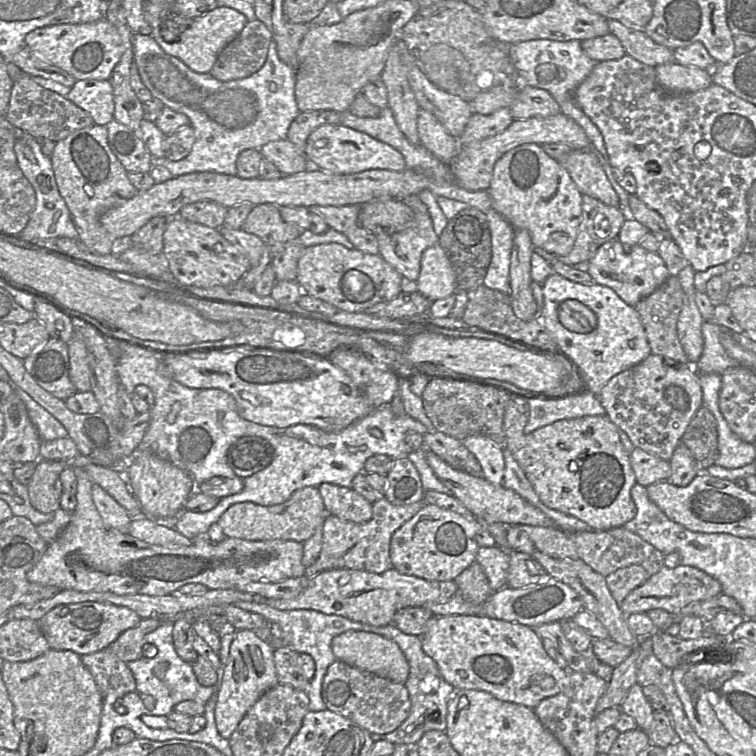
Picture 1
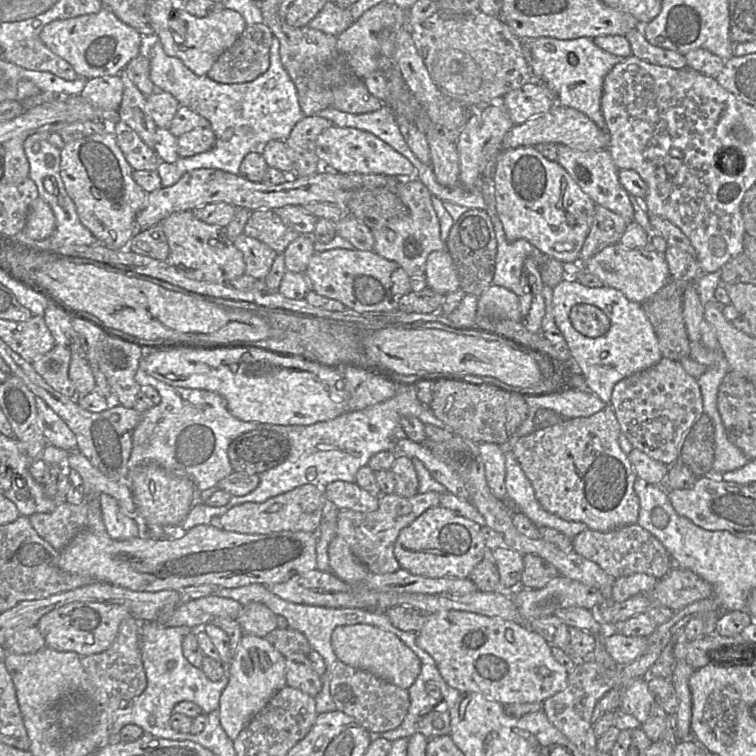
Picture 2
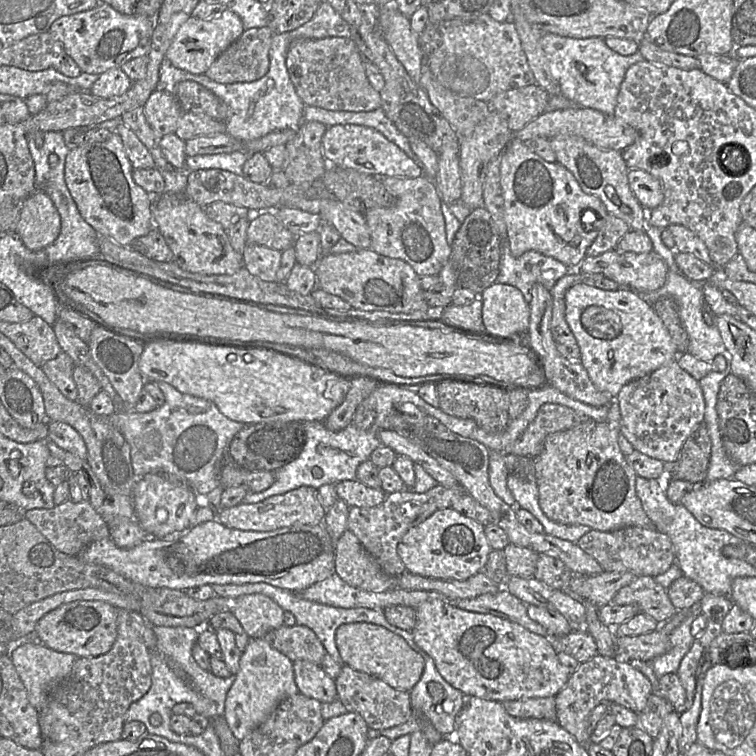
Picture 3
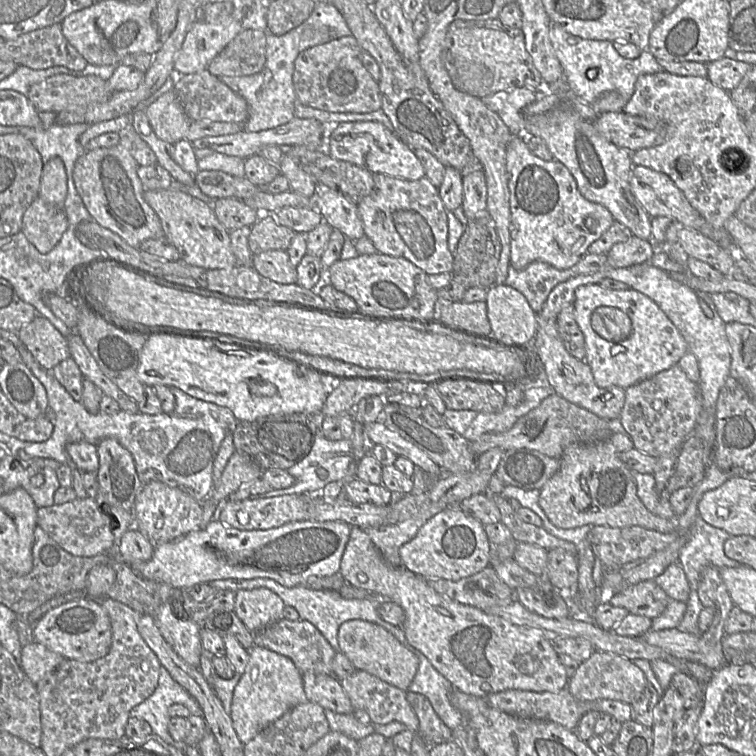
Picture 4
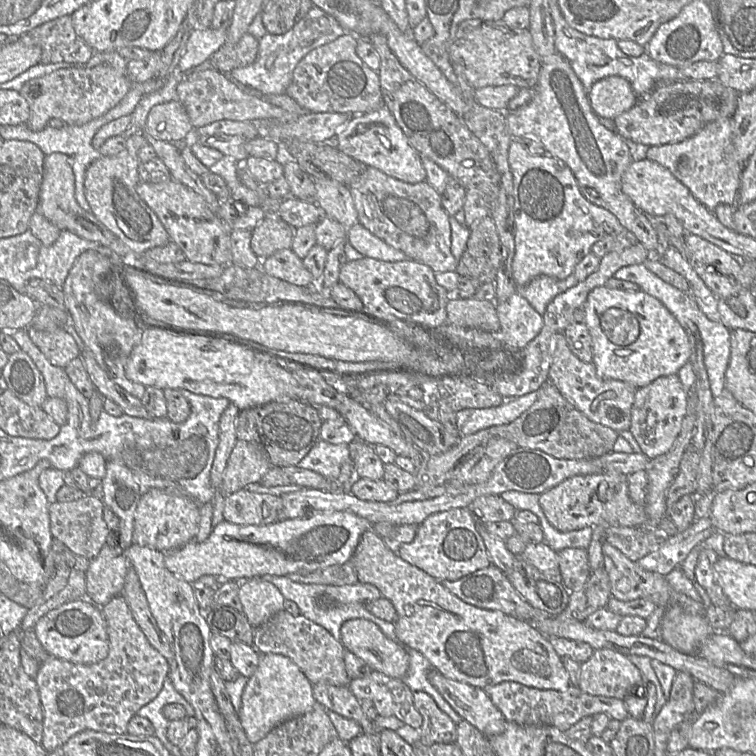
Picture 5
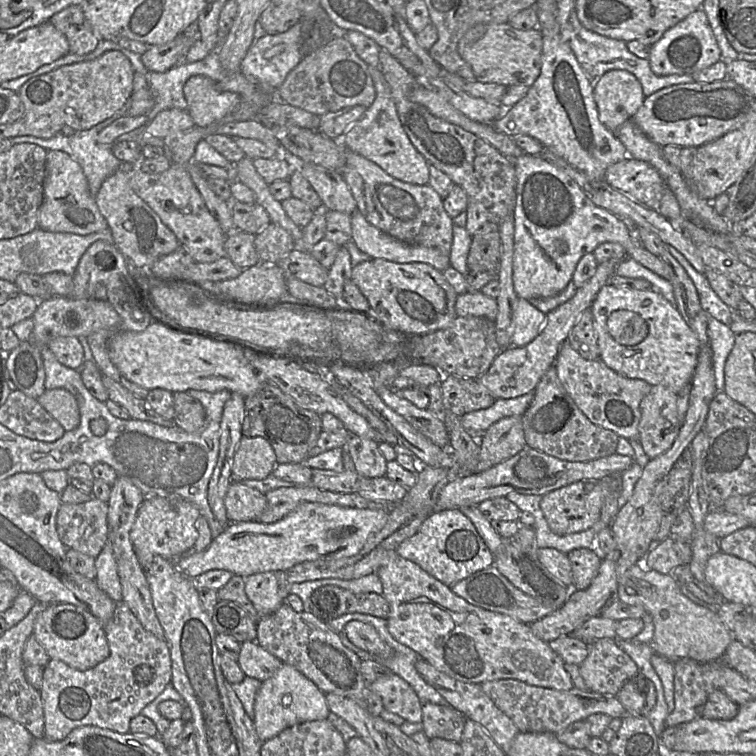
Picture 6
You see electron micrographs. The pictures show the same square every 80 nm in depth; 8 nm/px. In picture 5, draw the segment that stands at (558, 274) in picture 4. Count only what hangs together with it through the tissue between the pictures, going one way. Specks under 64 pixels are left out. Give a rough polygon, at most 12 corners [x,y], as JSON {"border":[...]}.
{"border":[[539,275],[516,289],[543,315],[555,296],[577,283]]}

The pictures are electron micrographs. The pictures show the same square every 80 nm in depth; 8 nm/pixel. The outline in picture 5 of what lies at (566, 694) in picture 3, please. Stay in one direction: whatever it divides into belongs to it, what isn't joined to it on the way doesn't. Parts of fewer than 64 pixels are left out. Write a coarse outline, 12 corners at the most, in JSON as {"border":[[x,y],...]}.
{"border":[[603,648],[580,664],[576,686],[624,700],[643,682],[628,656]]}

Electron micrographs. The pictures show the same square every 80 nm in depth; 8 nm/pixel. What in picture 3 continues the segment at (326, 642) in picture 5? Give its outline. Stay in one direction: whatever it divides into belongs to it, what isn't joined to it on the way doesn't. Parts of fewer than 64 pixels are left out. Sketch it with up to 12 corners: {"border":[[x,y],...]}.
{"border":[[282,625],[262,638],[292,662],[320,666],[327,654],[315,633]]}

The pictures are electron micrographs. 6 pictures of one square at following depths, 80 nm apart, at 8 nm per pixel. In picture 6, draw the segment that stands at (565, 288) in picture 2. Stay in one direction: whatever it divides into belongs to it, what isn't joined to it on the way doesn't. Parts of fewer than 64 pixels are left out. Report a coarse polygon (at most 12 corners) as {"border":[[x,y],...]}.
{"border":[[610,283],[592,305],[600,359],[675,393],[700,344],[653,289]]}

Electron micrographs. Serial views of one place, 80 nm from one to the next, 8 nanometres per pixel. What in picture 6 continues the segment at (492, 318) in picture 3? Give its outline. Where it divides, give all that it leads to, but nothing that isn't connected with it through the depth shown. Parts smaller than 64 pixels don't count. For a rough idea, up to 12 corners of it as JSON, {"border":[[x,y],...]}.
{"border":[[519,298],[511,345],[522,347],[541,332],[546,314]]}

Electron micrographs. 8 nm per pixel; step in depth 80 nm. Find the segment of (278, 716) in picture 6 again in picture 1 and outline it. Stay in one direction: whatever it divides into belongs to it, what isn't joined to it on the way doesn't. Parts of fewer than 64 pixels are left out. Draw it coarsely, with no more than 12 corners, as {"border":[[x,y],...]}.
{"border":[[237,630],[217,692],[215,722],[229,739],[278,684],[274,648]]}

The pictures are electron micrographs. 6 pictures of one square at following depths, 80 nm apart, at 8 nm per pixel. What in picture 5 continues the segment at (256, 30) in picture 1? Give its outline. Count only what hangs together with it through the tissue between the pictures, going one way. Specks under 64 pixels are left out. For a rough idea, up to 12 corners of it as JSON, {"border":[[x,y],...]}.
{"border":[[250,33],[224,44],[209,64],[222,73],[252,64],[259,40]]}

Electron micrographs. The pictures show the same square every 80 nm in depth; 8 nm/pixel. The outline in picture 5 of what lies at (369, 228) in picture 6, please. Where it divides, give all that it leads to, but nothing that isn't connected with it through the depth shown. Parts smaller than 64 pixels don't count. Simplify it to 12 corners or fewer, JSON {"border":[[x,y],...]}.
{"border":[[360,223],[347,240],[366,257],[387,262],[409,259]]}

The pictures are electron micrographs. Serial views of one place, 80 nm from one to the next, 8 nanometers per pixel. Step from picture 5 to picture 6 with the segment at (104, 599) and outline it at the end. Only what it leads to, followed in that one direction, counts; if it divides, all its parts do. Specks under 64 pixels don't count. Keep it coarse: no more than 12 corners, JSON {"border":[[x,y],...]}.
{"border":[[109,528],[95,558],[98,587],[114,602],[123,601]]}

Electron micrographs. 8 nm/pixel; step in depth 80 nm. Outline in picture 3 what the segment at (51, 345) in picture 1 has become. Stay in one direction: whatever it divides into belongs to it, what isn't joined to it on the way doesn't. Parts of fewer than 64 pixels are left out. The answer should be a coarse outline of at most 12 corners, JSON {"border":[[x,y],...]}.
{"border":[[64,351],[41,366],[48,379],[77,400],[72,359]]}

